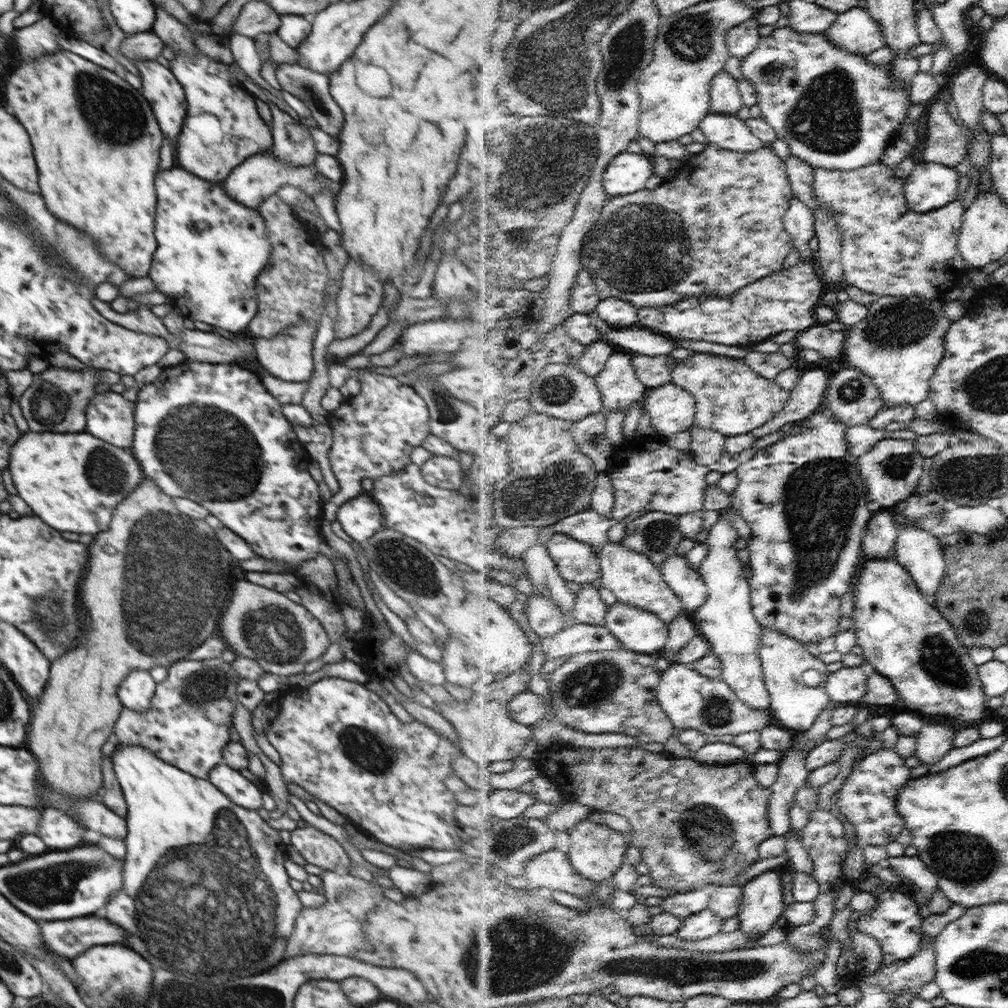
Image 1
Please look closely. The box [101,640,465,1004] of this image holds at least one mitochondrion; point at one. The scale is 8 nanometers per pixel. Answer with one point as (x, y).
(221, 871)

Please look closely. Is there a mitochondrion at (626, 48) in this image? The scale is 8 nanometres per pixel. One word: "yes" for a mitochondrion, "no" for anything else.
yes

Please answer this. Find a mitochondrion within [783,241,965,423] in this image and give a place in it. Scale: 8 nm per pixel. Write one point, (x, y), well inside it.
(900, 324)

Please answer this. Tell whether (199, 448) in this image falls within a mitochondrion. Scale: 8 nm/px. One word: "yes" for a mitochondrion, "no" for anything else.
yes

